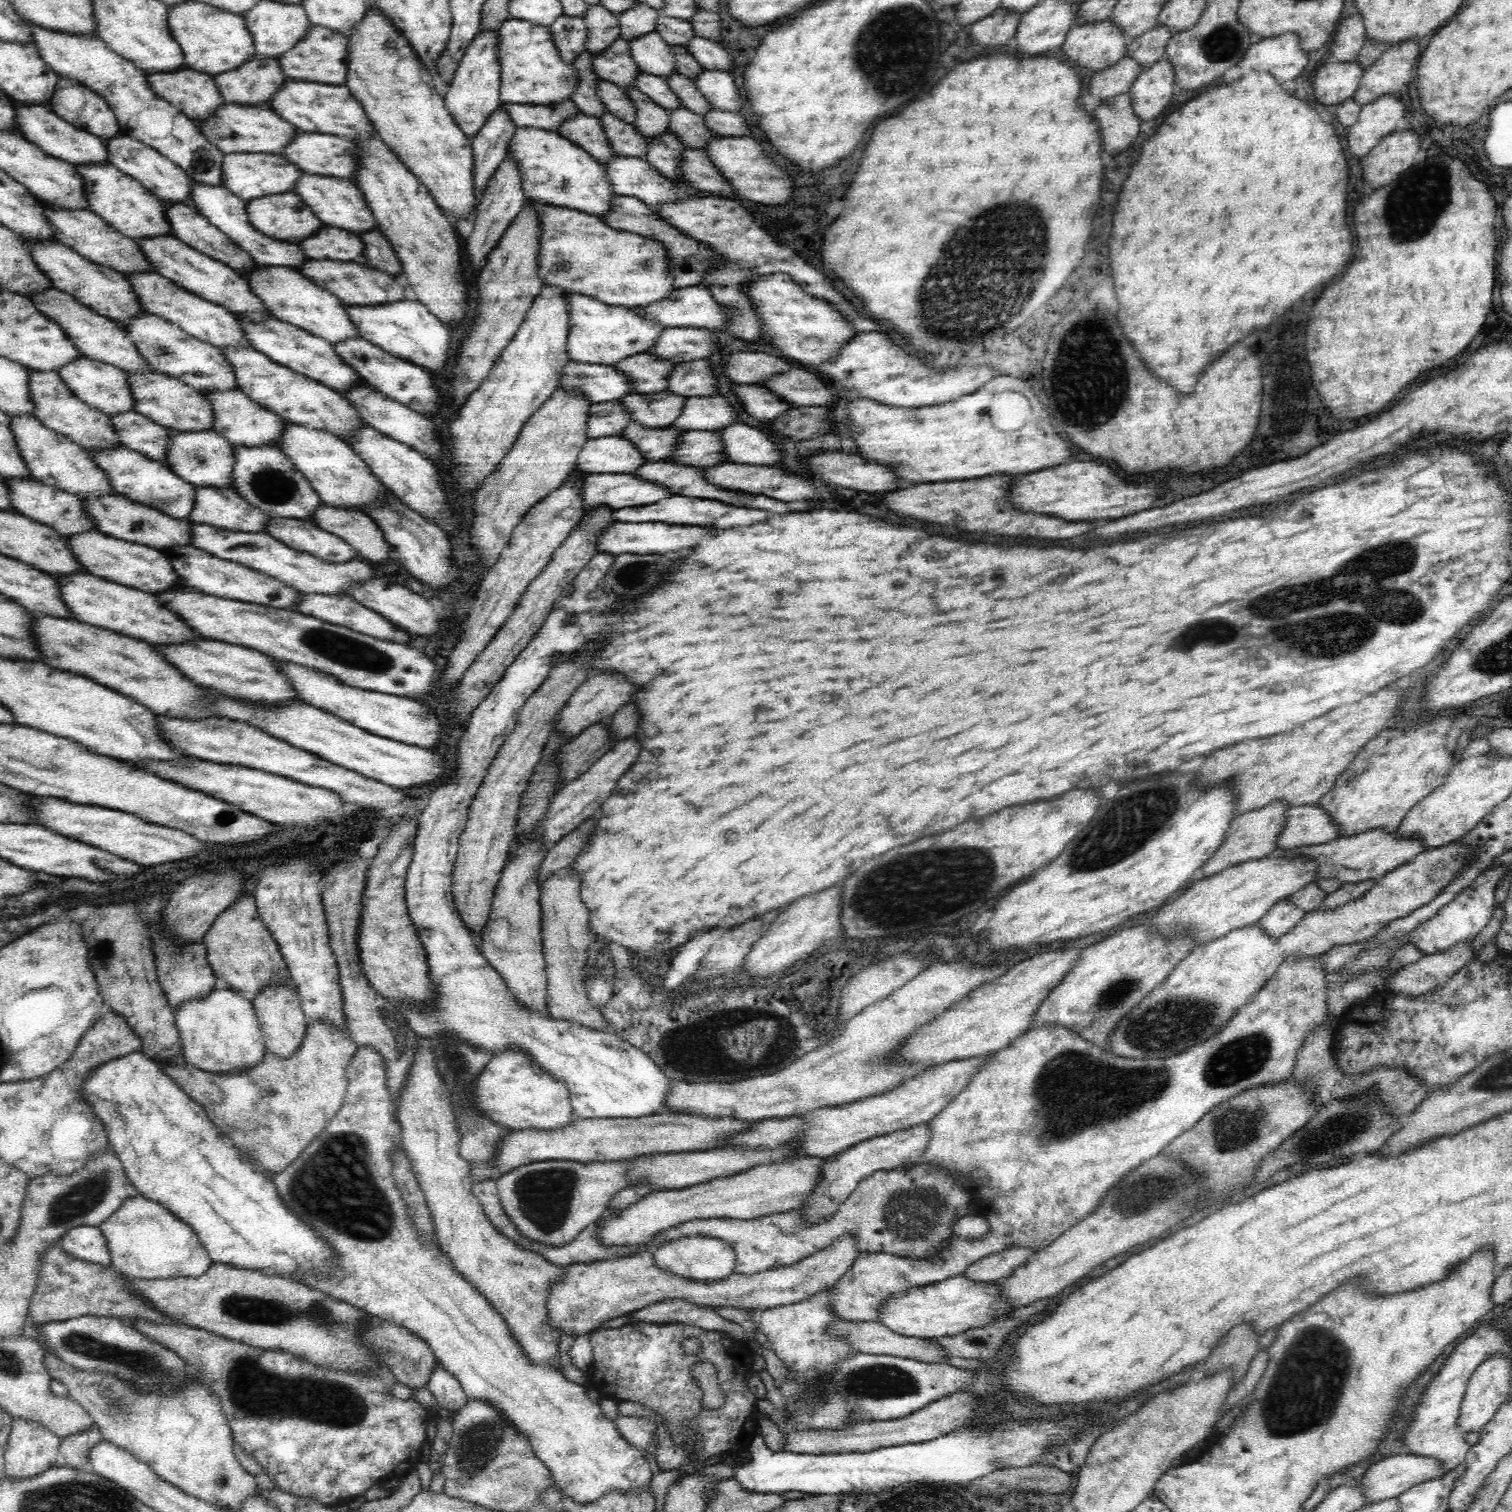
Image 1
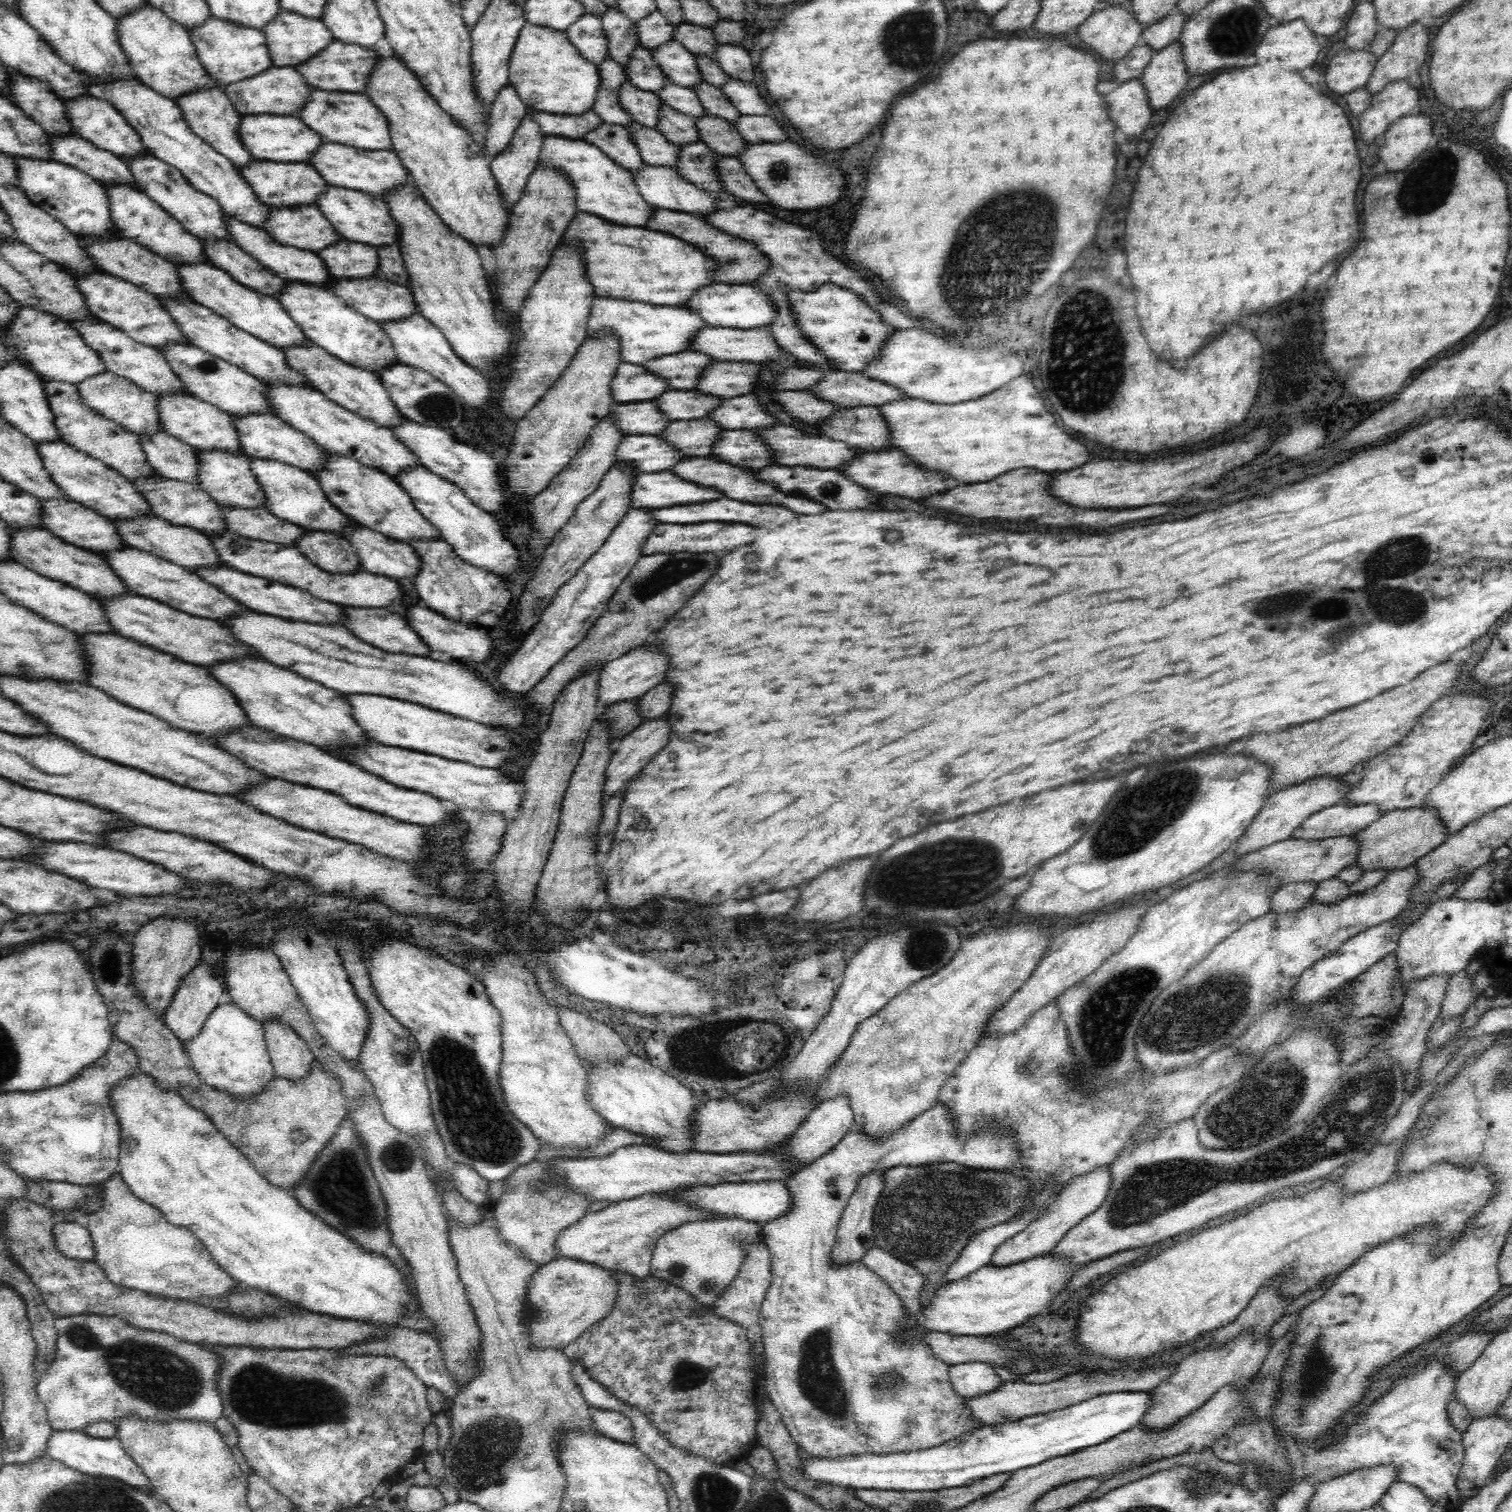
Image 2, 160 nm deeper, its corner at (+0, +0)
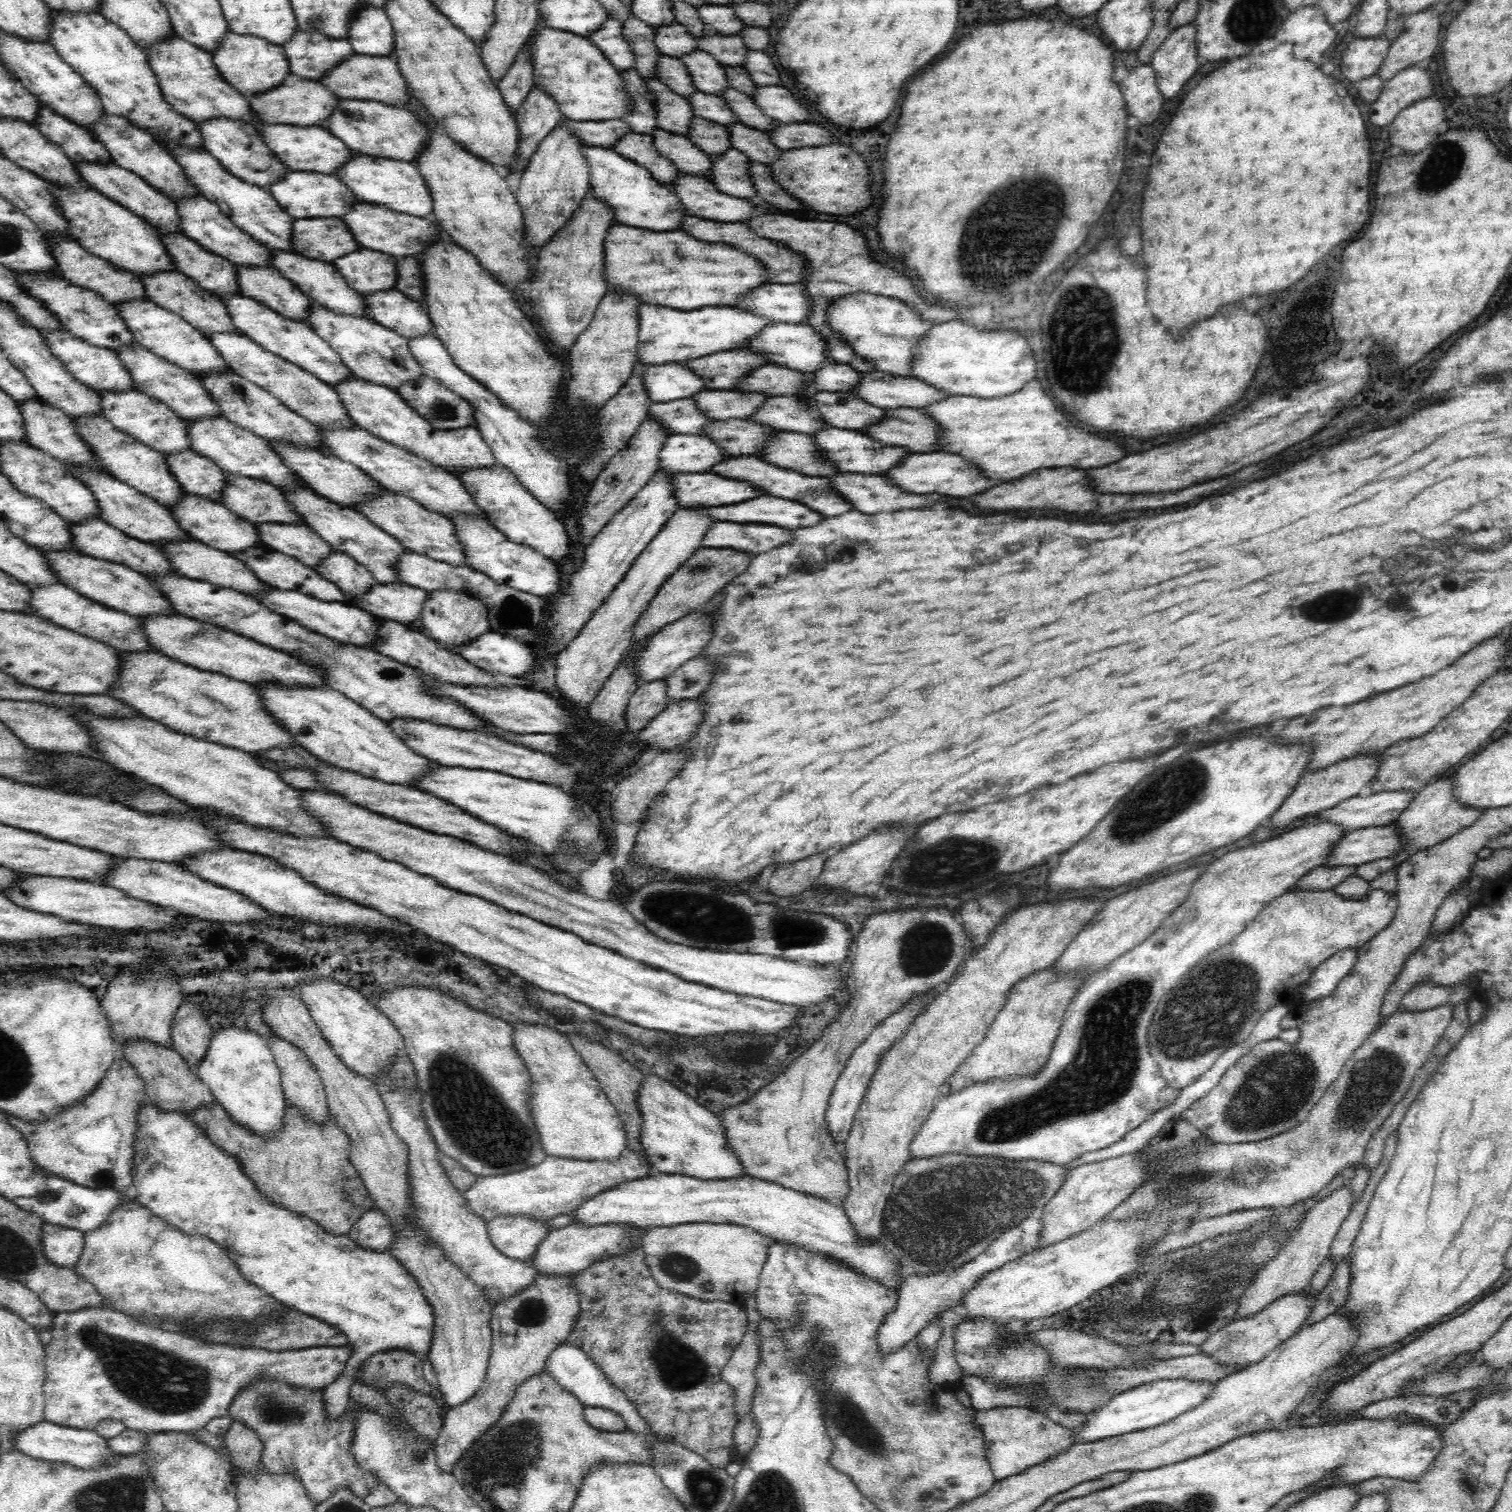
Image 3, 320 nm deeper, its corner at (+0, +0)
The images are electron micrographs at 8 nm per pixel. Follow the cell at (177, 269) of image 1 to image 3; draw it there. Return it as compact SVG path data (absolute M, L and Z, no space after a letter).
M232 294L231 297L220 298L220 300L223 301L223 306L227 307L231 322L234 323L238 332L240 334L243 332L250 340L262 345L266 351L306 369L306 372L317 376L331 387L353 376L353 372L343 363L340 355L309 325L283 317L281 313L274 312L274 309L250 297Z

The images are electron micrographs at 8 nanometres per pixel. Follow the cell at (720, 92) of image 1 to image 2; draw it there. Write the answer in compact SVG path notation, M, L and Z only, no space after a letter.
M730 78L720 90L730 99L735 110L744 116L773 116L769 100L761 95L761 89L755 83Z

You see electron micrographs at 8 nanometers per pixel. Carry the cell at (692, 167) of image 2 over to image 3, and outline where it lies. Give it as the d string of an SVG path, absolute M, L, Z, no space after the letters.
M732 147L724 156L718 158L712 156L712 158L714 170L712 176L706 178L710 178L718 191L744 199L751 199L758 195L750 177L750 166L754 163L742 152Z

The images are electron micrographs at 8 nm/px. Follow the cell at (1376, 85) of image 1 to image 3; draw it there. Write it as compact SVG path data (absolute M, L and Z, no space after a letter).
M1428 8L1411 14L1405 20L1405 27L1400 33L1400 36L1391 44L1387 57L1383 60L1377 75L1382 80L1387 81L1393 76L1396 76L1401 70L1416 65L1425 58L1430 59L1432 54L1434 54L1434 50L1440 44L1440 30L1442 30L1440 20L1442 20L1440 14L1434 12L1434 10L1428 10Z

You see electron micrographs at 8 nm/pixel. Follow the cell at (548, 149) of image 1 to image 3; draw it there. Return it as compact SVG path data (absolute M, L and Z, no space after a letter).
M586 147L583 155L590 164L590 194L606 204L615 213L619 225L644 228L654 232L674 232L680 230L682 220L688 211L674 193L672 186L658 183L646 168L635 164L632 160L619 156L612 149Z

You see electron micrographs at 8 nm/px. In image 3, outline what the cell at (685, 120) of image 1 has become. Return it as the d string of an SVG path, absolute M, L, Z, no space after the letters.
M743 123L727 126L732 147L747 157L752 163L769 166L780 159L780 154L787 150L775 147L768 134L750 128Z

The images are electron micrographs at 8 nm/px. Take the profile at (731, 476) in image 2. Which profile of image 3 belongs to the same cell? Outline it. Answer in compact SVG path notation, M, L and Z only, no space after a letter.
M734 457L728 461L719 461L711 470L727 479L746 480L752 486L756 486L758 490L764 490L766 494L802 502L810 510L816 510L824 516L840 516L842 512L852 510L850 504L846 504L847 500L842 500L842 496L838 496L834 492L834 488L830 488L830 480L816 478L816 476L802 476L794 470L774 466L758 457Z

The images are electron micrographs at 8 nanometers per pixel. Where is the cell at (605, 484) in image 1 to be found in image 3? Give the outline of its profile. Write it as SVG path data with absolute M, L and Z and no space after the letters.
M712 470L705 473L678 473L671 477L671 486L675 487L675 500L679 507L731 505L762 496L762 492L750 488L750 484L727 479Z

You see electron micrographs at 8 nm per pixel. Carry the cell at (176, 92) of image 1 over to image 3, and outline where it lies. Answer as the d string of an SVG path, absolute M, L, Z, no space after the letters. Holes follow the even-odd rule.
M215 117L209 121L201 121L197 123L199 127L199 134L202 135L203 144L206 146L206 151L218 160L218 163L225 168L225 170L233 176L240 177L242 181L248 182L250 185L257 185L259 188L268 189L268 186L274 185L284 176L288 174L290 168L280 163L278 157L271 153L263 143L262 137L256 127L246 121L234 121L232 118ZM254 154L267 154L272 159L268 170L260 172L254 170L250 166L250 158Z

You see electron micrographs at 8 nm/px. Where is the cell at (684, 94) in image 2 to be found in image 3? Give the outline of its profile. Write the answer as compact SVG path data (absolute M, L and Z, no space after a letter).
M696 91L687 97L693 113L696 117L711 120L712 122L719 122L724 126L733 125L739 122L738 116L727 105L727 102L718 95L704 94L703 92Z

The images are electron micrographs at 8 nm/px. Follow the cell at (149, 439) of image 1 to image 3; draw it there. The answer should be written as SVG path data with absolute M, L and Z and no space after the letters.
M192 449L165 456L167 466L186 494L222 504L223 484L226 473L211 459L199 455Z

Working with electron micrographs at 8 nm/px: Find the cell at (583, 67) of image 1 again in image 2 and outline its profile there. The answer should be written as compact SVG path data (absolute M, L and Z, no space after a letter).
M604 59L598 65L599 90L592 105L593 111L604 123L628 128L635 122L619 103L619 88L626 82L625 67L614 59Z

